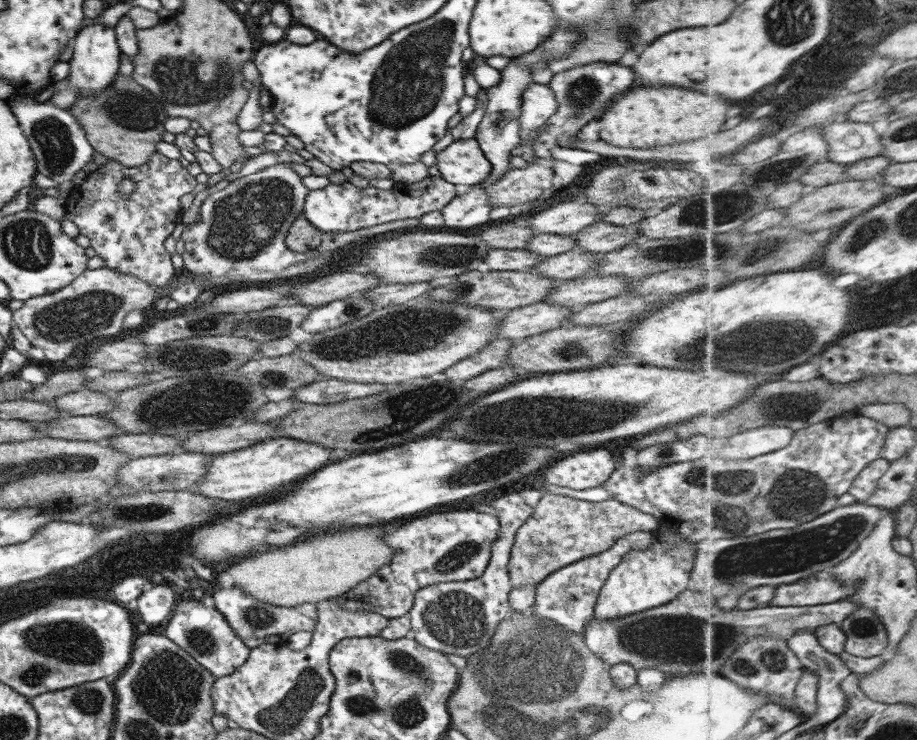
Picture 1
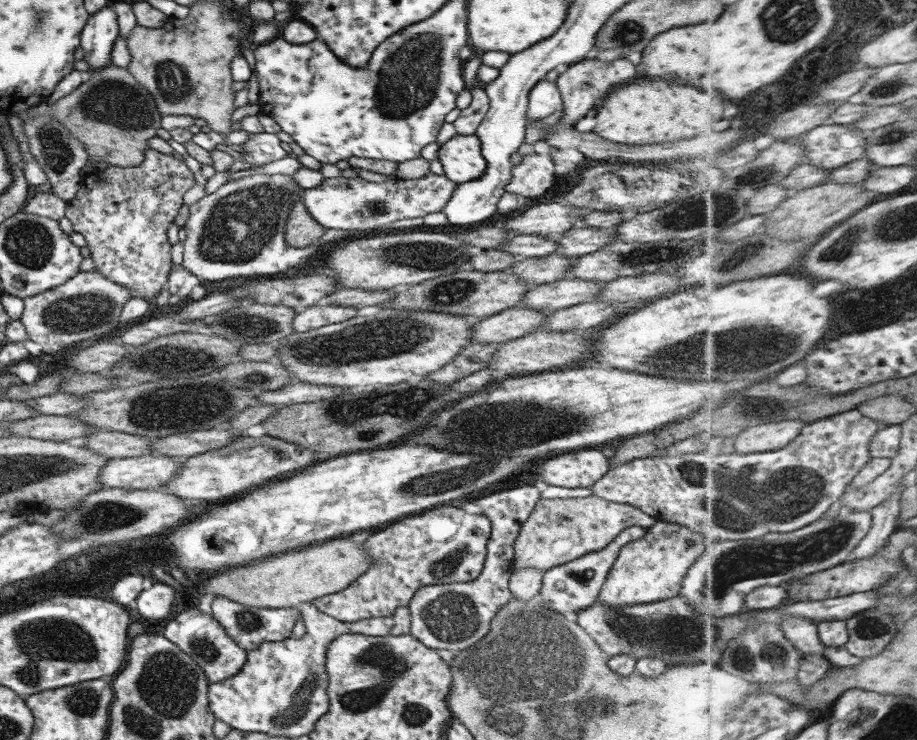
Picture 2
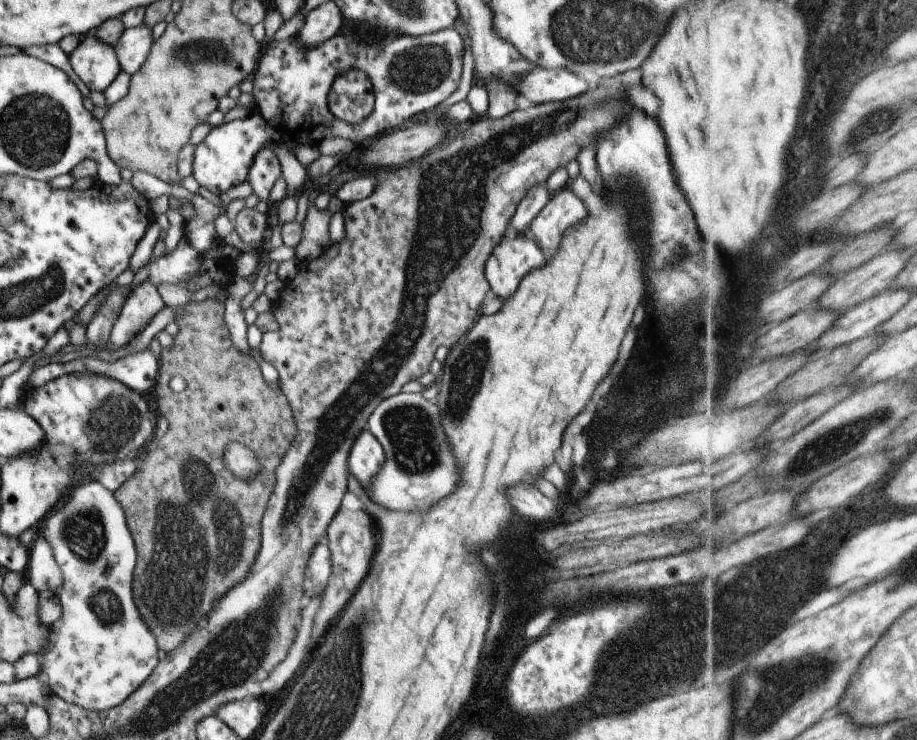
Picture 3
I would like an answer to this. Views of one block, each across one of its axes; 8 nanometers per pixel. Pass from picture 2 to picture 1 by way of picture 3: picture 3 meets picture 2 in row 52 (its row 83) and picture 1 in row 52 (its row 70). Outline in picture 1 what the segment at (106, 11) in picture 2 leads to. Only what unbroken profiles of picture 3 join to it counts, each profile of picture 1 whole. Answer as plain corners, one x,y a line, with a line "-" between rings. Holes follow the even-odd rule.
91,24
80,28
72,39
70,48
73,51
69,64
69,73
65,77
69,86
75,88
77,96
87,93
97,94
118,74
119,50
115,44
114,27
105,24

